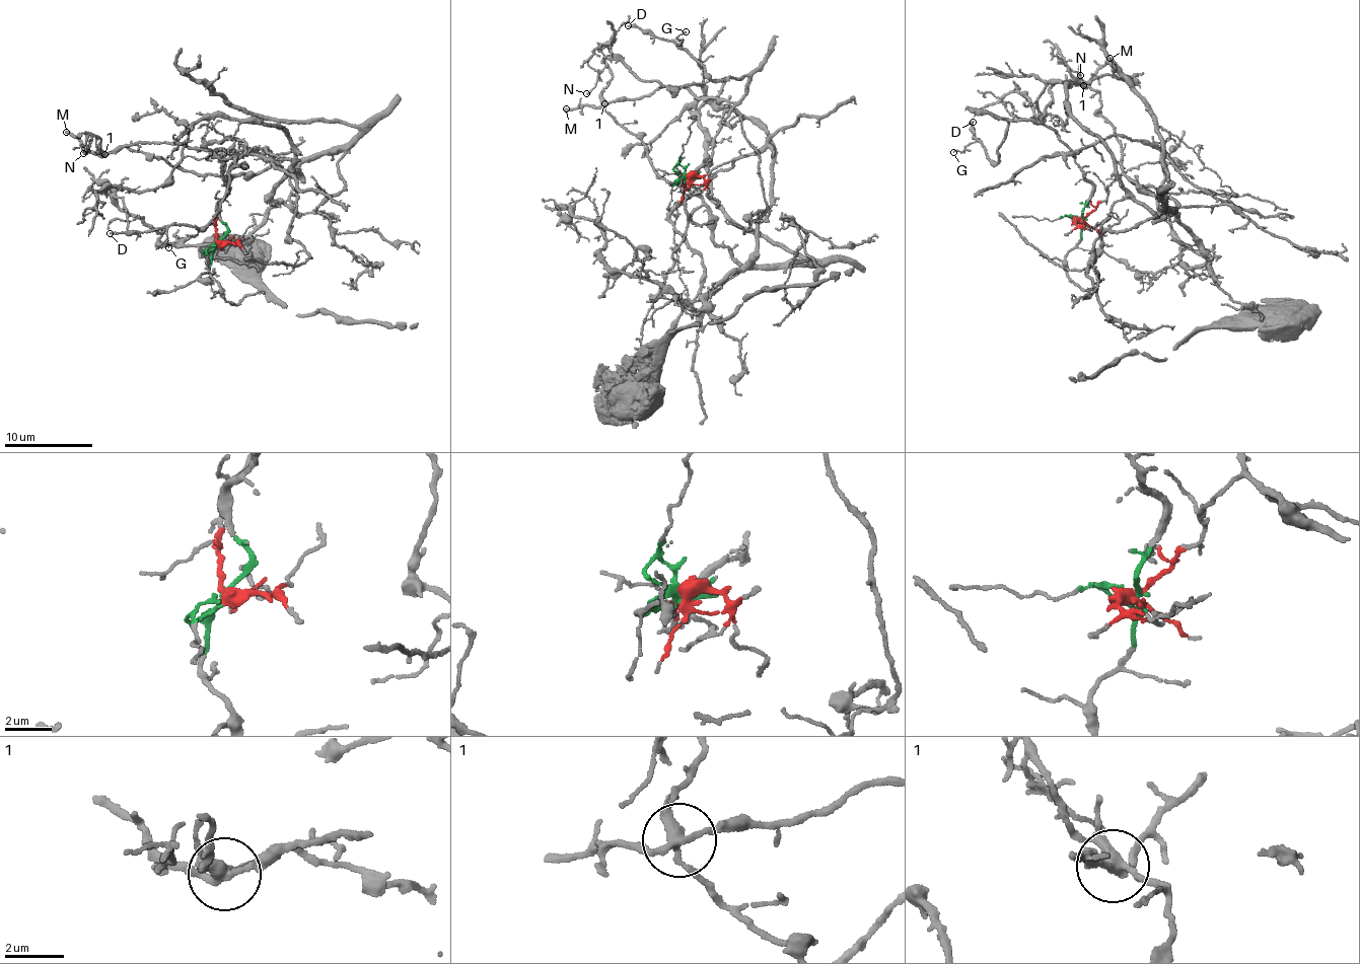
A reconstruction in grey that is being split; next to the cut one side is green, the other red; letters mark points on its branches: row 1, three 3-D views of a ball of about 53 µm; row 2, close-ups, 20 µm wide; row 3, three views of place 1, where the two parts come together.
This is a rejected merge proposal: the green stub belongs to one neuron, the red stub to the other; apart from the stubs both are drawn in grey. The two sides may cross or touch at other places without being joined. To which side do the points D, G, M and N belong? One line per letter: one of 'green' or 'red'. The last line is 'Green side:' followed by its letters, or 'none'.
D: green
G: green
M: green
N: red
Green side: D, G, M

